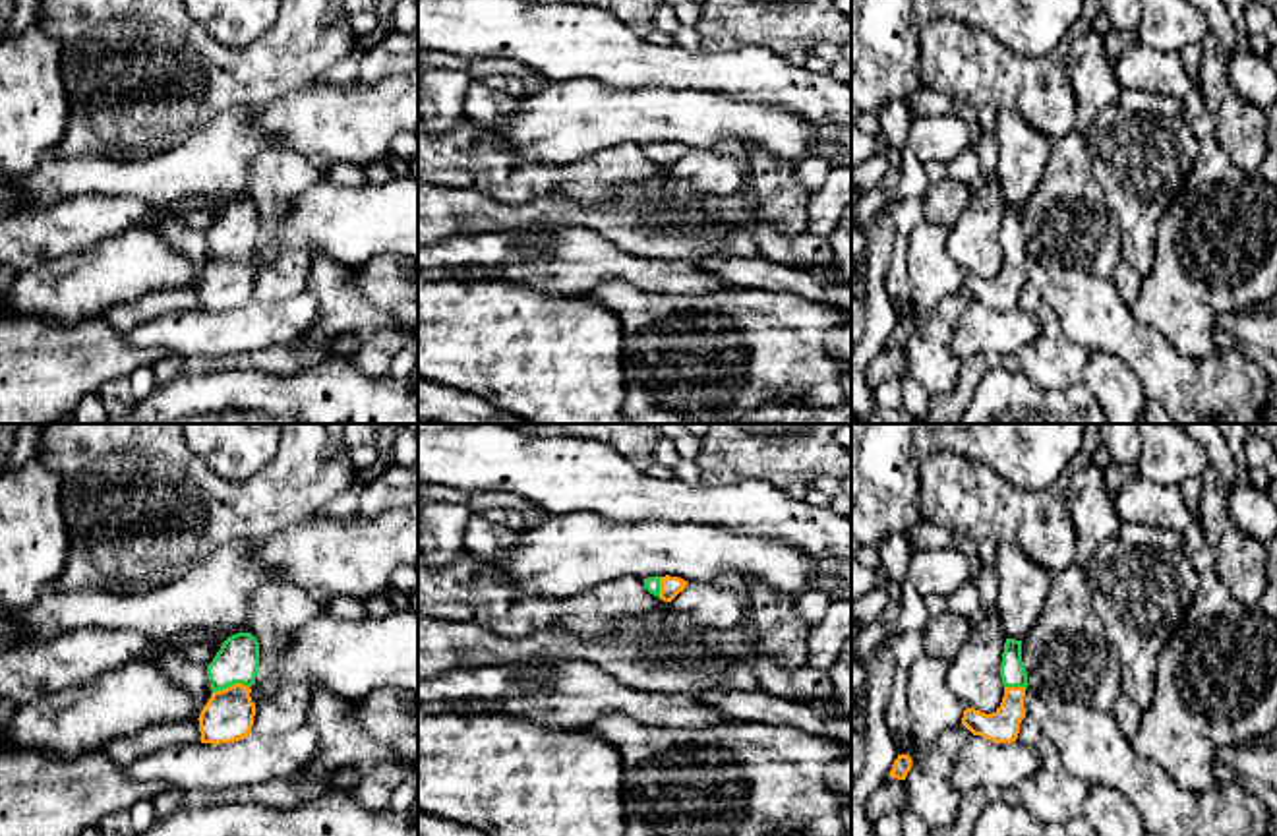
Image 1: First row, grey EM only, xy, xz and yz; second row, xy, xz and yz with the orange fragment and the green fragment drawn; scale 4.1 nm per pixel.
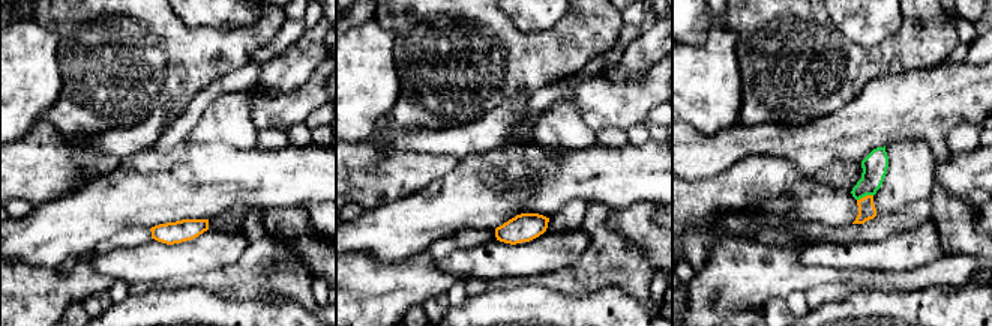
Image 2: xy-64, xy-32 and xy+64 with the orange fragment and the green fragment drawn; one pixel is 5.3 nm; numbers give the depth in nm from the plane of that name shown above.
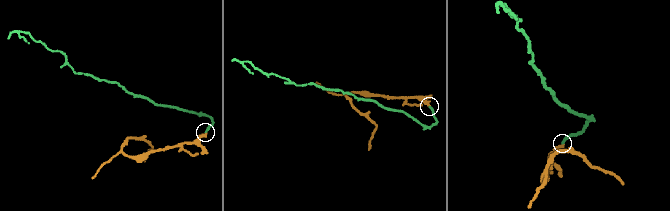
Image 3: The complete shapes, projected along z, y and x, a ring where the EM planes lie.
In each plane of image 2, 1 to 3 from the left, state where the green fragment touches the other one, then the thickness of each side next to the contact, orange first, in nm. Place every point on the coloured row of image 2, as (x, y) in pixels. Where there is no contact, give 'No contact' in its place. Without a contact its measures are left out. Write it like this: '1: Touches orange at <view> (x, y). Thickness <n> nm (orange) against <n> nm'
1: No contact
2: No contact
3: Touches orange at xy+64 (866, 196). Thickness 100 nm (orange) against 140 nm

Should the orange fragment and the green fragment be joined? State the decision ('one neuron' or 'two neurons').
one neuron

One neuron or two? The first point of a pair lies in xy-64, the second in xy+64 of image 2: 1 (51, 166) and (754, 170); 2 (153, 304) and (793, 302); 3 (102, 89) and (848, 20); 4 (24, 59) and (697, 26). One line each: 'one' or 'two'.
1: one
2: two
3: two
4: two

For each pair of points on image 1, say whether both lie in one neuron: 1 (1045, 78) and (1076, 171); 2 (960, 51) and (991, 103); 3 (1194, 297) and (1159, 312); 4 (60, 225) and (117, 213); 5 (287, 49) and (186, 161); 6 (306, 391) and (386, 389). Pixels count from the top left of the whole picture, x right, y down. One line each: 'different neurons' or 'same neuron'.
1: different neurons
2: same neuron
3: same neuron
4: same neuron
5: different neurons
6: same neuron

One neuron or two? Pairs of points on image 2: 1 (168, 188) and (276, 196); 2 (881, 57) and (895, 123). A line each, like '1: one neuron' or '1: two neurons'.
1: one neuron
2: two neurons

